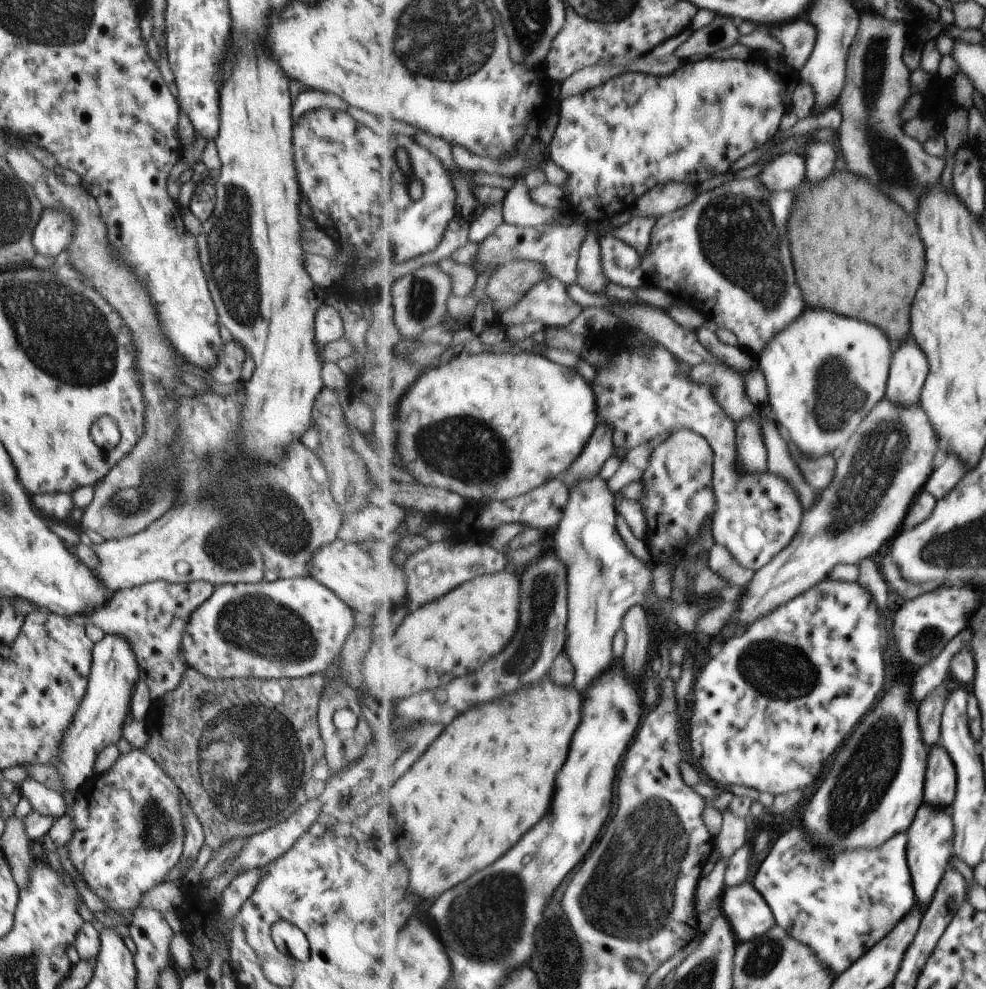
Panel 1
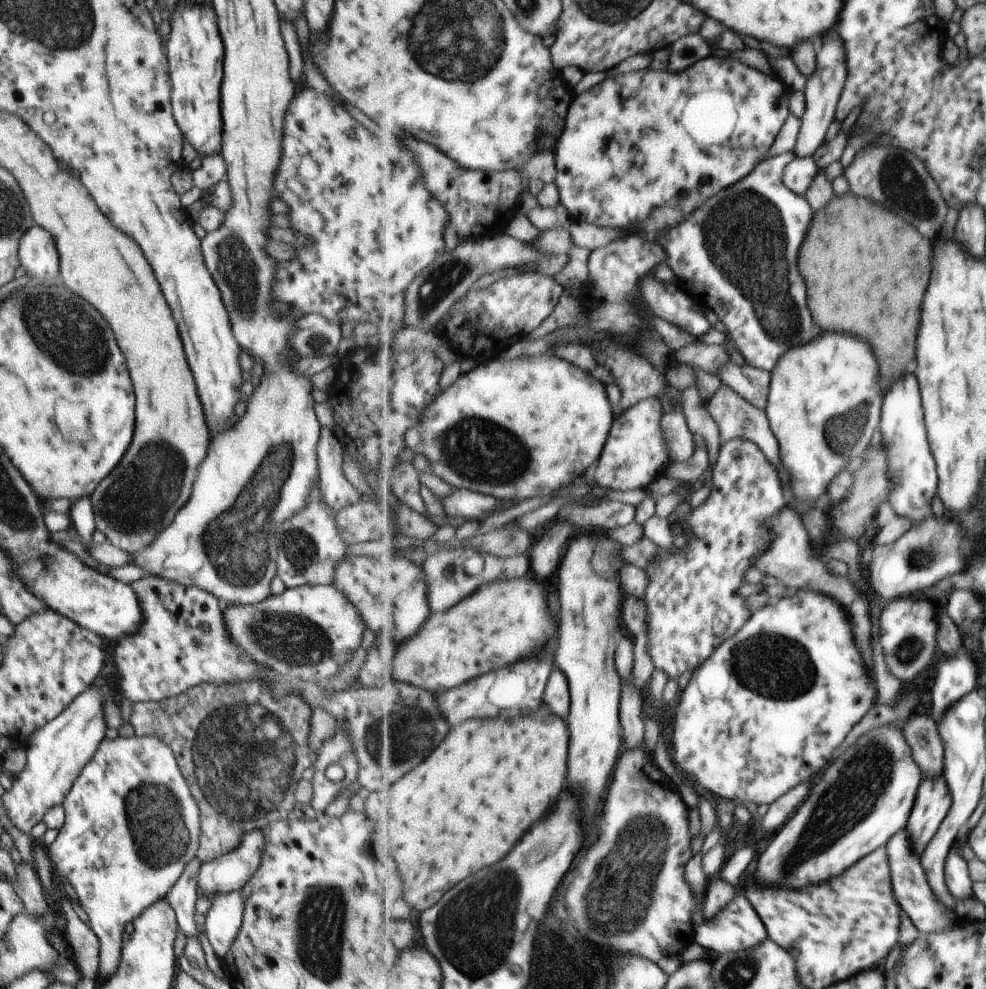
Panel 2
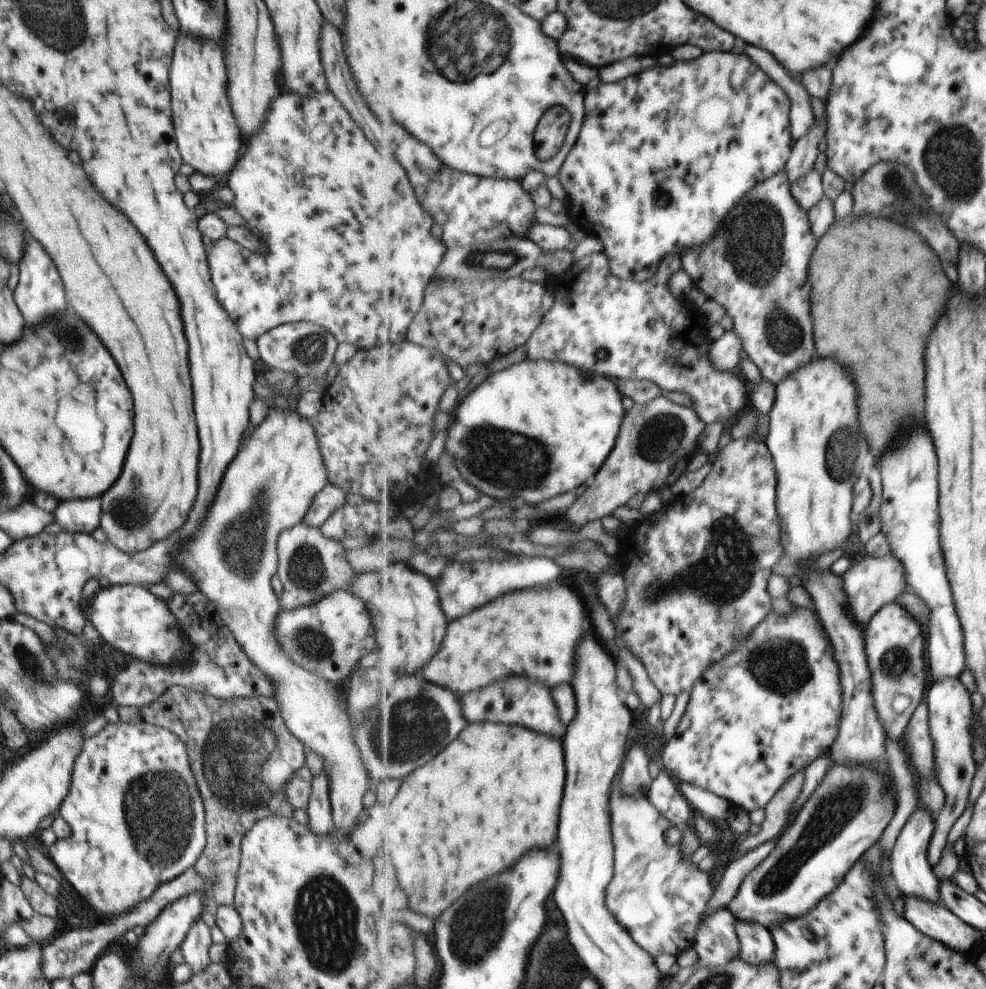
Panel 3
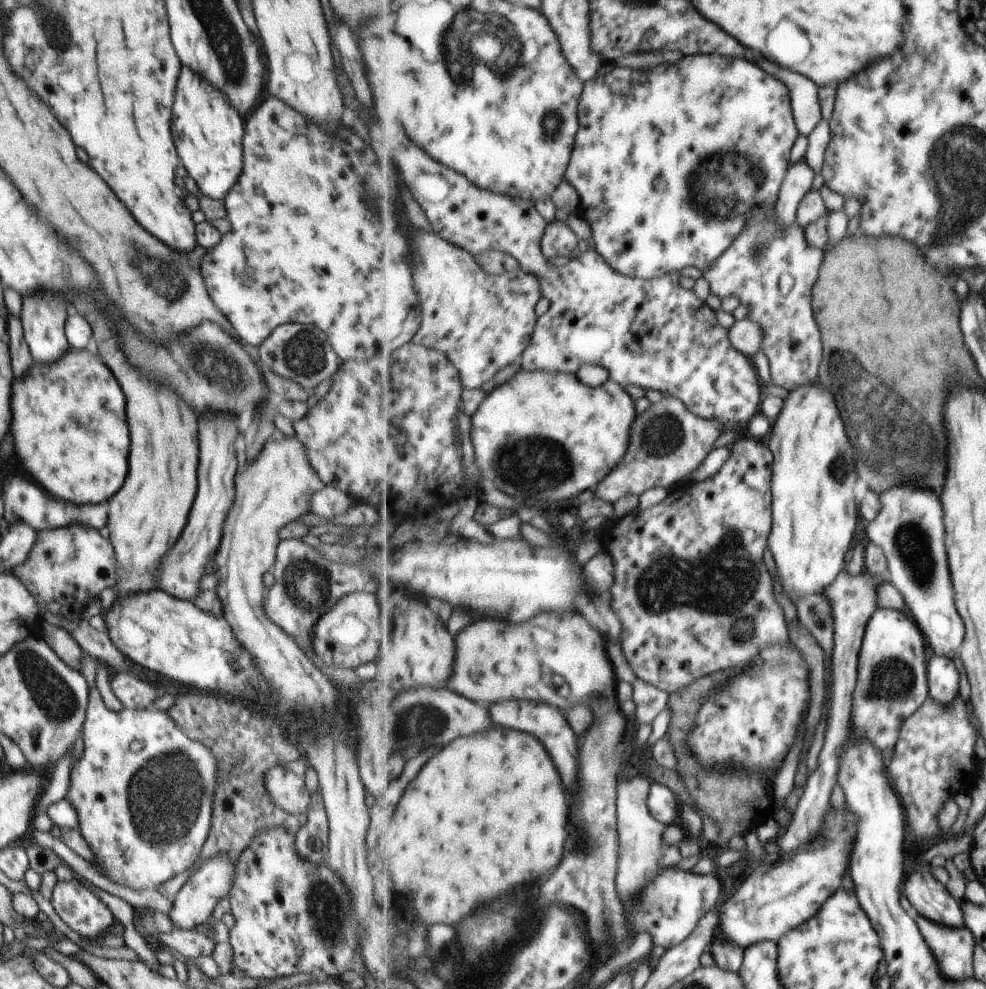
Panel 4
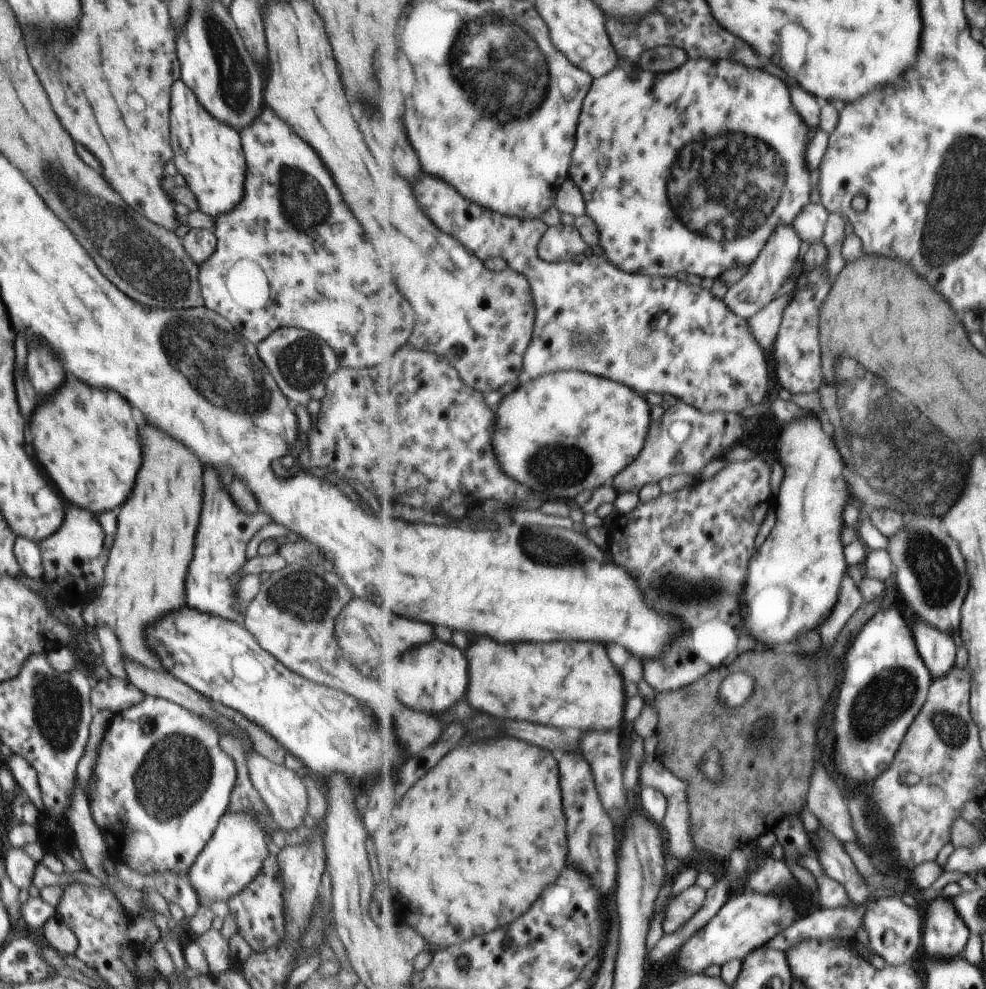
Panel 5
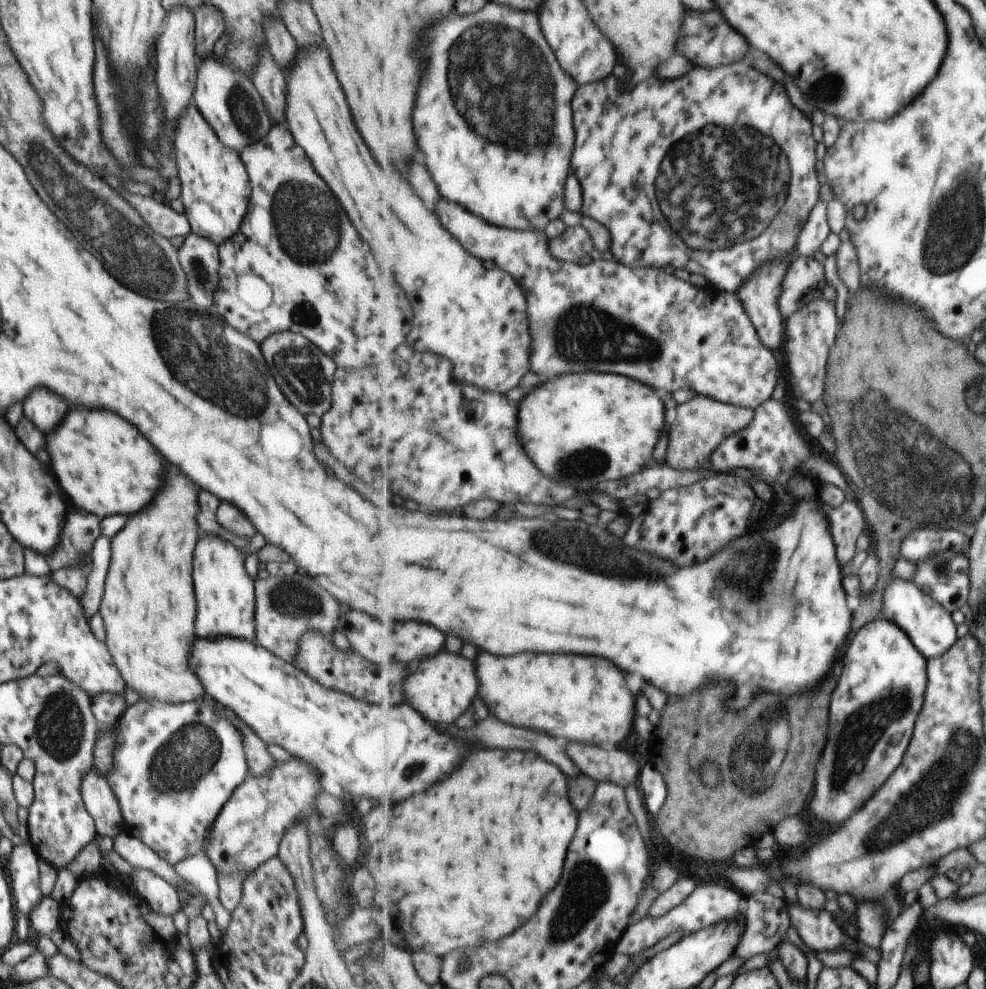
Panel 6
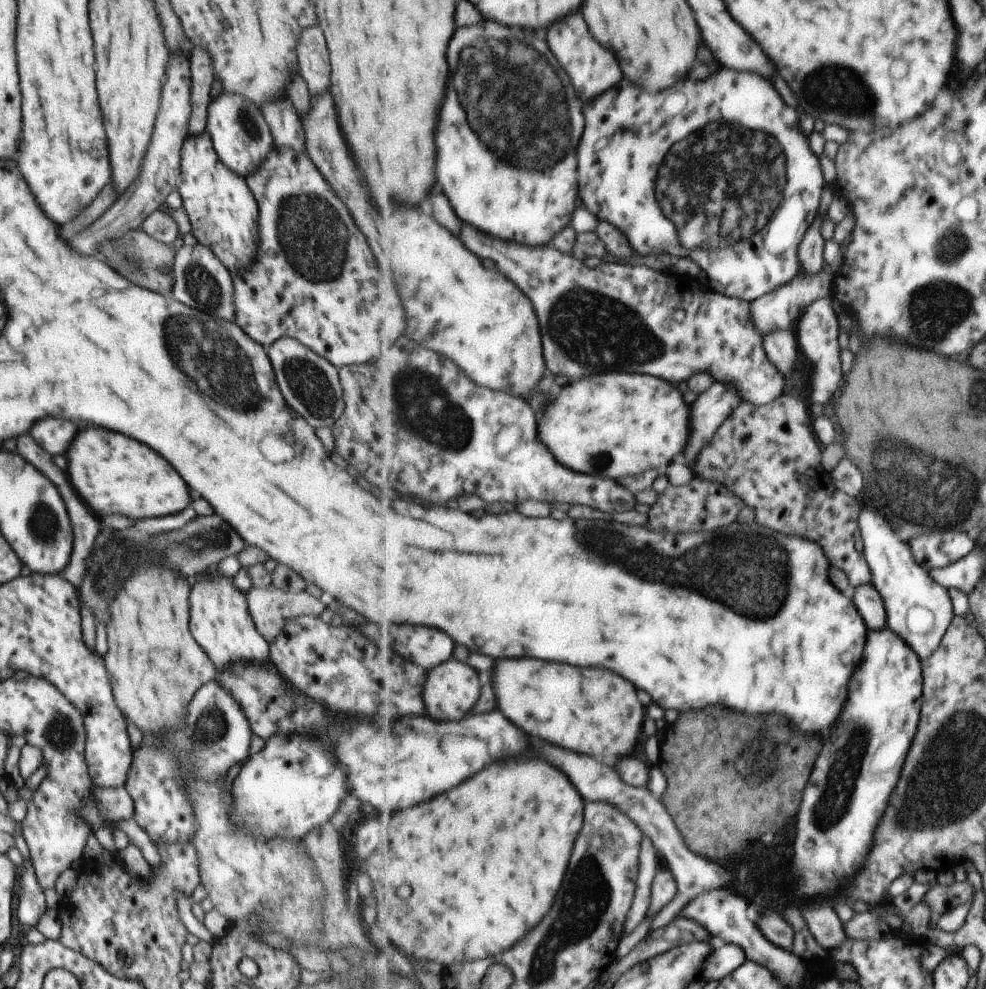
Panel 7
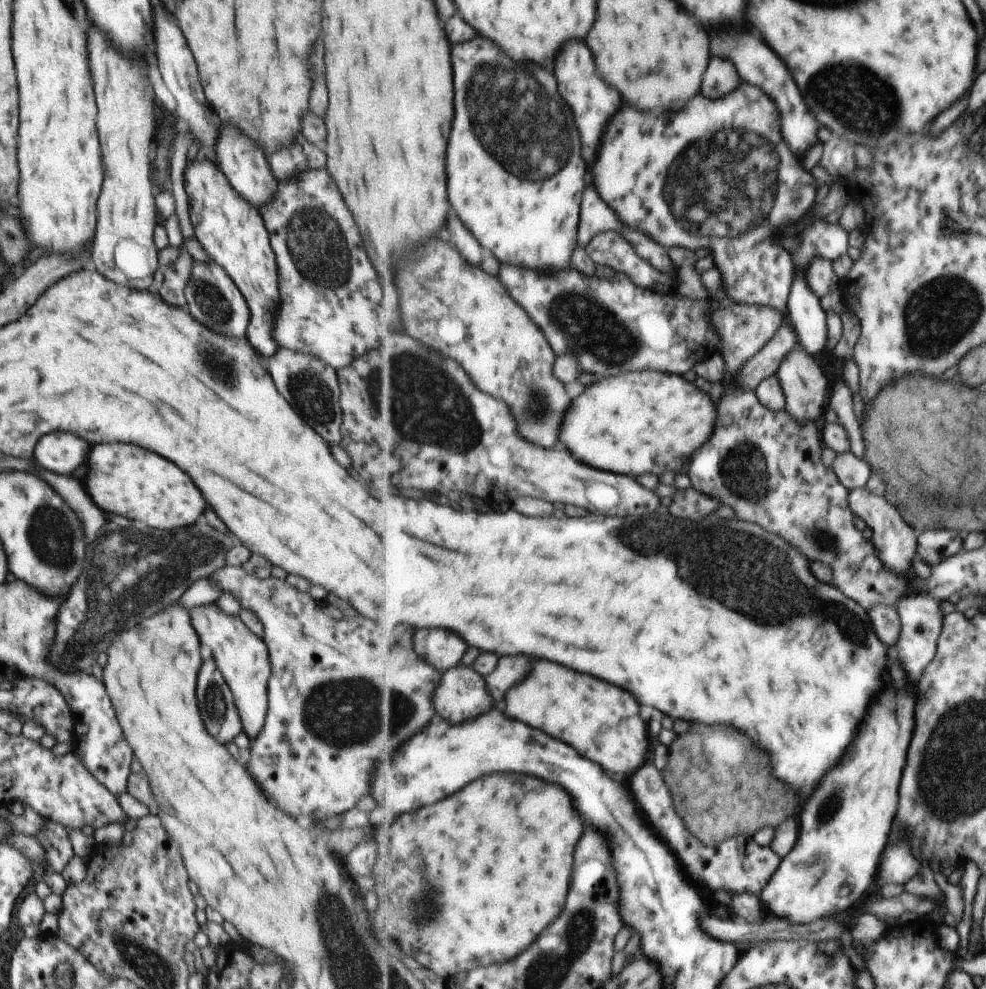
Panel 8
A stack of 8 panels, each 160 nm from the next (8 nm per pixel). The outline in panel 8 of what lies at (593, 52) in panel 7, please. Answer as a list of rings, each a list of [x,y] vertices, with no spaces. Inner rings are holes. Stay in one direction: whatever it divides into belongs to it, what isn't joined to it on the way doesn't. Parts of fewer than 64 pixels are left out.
[[[569,40],[565,44],[565,48],[559,52],[555,60],[555,72],[557,72],[557,80],[561,80],[561,94],[571,104],[573,112],[577,112],[577,124],[581,124],[581,136],[585,144],[585,160],[593,162],[609,120],[621,108],[621,94],[617,92],[617,88],[609,86],[597,74],[595,56],[589,50],[589,46],[581,40]],[[589,104],[591,104],[591,112],[589,112]]]

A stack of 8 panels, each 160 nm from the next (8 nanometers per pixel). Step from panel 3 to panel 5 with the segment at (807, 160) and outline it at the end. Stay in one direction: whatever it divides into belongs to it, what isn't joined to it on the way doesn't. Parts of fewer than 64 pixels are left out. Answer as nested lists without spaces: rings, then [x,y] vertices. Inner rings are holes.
[[[778,224],[773,234],[768,238],[765,248],[759,253],[757,260],[750,266],[748,273],[733,287],[728,288],[724,296],[725,304],[737,316],[748,319],[766,307],[779,292],[779,288],[789,280],[795,270],[799,252],[801,252],[801,237],[794,225]]]

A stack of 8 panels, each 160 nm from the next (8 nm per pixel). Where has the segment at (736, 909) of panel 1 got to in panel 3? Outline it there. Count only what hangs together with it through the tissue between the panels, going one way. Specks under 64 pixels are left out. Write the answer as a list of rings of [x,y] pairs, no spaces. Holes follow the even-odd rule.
[[[736,918],[736,922],[737,936],[741,945],[740,957],[754,965],[773,961],[776,944],[772,932],[757,921]]]

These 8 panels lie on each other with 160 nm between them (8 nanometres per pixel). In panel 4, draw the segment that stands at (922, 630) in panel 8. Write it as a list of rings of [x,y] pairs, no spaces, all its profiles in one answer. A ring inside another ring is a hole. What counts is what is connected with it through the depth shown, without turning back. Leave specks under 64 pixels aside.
[[[931,653],[929,658],[930,698],[941,704],[953,704],[959,696],[959,670],[947,656]]]

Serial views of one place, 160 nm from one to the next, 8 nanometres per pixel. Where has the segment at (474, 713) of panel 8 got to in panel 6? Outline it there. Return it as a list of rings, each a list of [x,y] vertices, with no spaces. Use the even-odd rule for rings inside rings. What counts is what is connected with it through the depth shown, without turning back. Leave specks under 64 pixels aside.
[[[439,652],[437,656],[415,660],[409,663],[409,676],[407,676],[407,702],[421,712],[433,724],[451,724],[455,722],[475,700],[479,690],[479,680],[475,672],[475,664],[461,654],[453,652]]]

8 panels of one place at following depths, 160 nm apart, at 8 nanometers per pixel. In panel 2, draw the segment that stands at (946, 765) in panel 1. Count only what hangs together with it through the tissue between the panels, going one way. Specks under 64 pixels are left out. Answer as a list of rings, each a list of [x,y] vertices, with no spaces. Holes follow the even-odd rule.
[[[943,773],[923,780],[912,818],[905,828],[910,832],[915,850],[920,855],[924,854],[927,845],[948,817],[953,801],[950,784]]]

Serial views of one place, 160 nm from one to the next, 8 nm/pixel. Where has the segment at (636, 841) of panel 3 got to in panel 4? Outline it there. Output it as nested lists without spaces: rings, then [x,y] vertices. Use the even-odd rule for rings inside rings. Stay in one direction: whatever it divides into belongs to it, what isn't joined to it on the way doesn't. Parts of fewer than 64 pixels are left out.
[[[665,868],[641,890],[641,896],[635,900],[635,908],[631,908],[631,922],[637,932],[648,932],[653,936],[654,945],[669,950],[689,939],[689,934],[697,928],[699,918],[707,914],[705,892],[721,890],[721,882],[715,878],[715,874],[699,875],[691,870],[685,872],[679,868]]]

